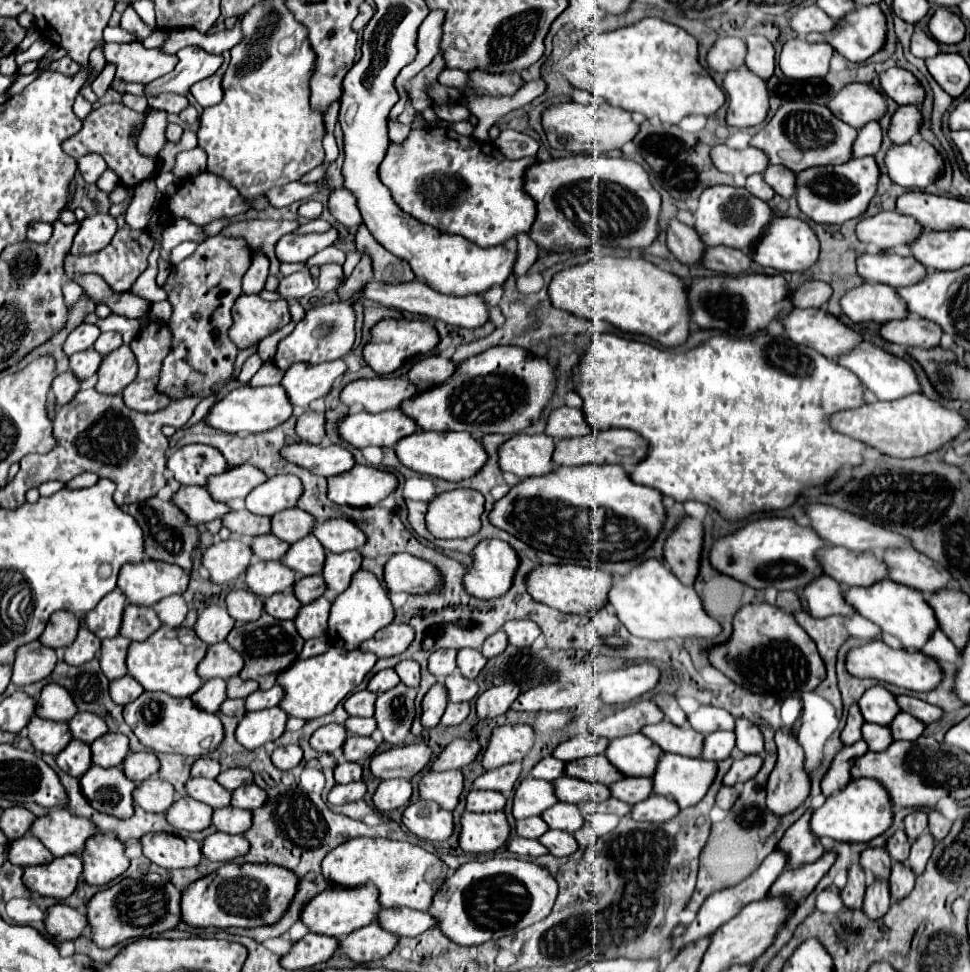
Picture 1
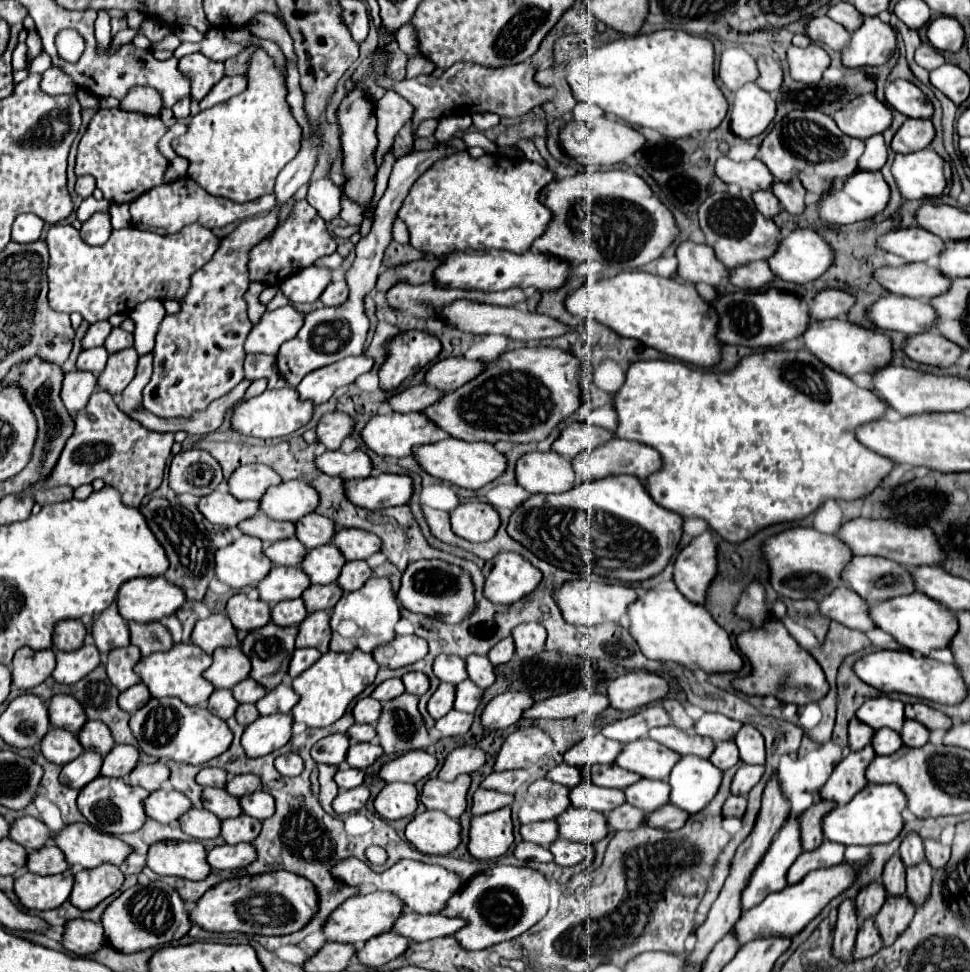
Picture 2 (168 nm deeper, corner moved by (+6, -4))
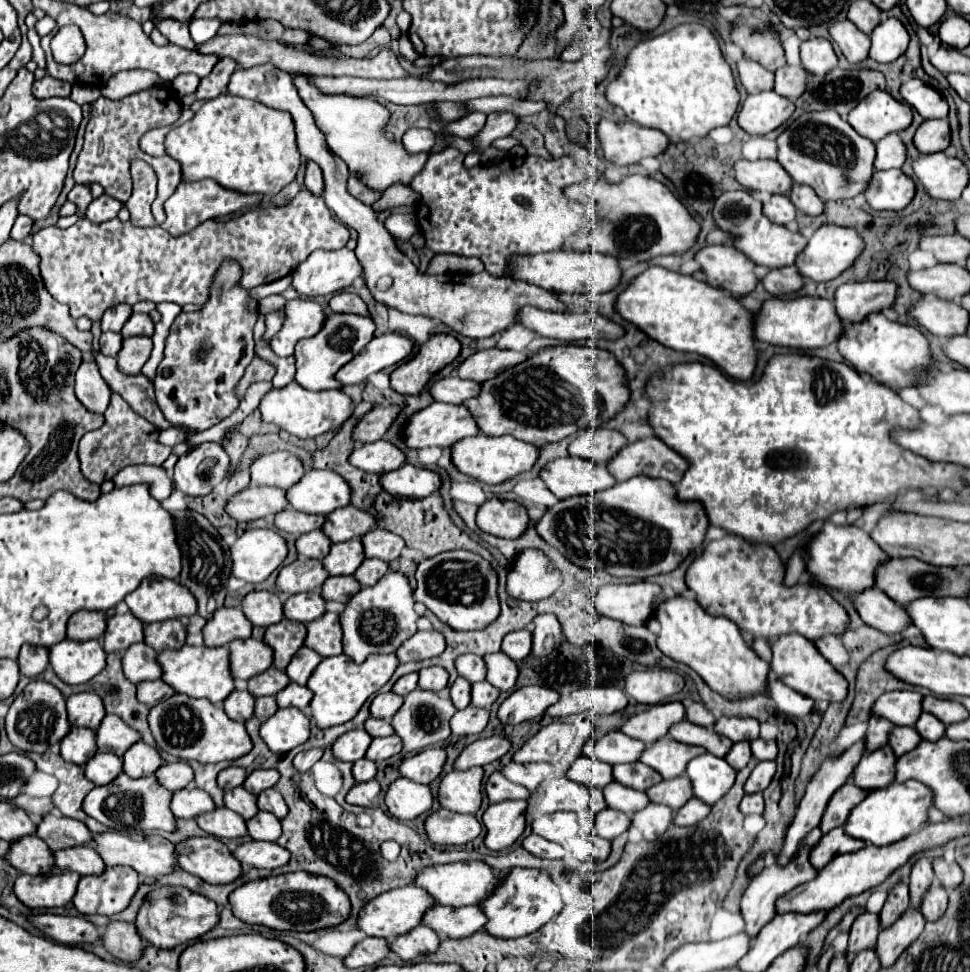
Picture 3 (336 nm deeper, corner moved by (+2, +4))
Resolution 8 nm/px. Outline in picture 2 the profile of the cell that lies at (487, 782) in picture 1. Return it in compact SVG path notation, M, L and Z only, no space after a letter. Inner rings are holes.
M507 770L507 772L491 772L481 782L481 786L491 788L491 790L501 790L501 792L507 792L507 794L515 794L527 782L529 782L527 770Z

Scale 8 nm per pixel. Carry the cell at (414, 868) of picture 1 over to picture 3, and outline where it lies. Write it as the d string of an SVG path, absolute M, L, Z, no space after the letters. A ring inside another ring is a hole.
M453 862L453 864L435 864L421 868L415 876L415 886L427 890L431 898L441 906L469 906L479 904L499 882L499 874L493 872L485 862Z

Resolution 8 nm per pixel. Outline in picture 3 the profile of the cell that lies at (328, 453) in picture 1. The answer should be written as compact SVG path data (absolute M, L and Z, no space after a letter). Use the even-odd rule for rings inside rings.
M385 440L357 446L349 456L349 464L371 474L391 472L399 468L403 462L405 462L405 454Z

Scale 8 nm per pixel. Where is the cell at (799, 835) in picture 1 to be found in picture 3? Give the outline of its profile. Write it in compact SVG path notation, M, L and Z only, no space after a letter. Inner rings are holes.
M845 782L835 794L833 798L829 800L825 812L823 812L823 818L821 818L821 824L819 824L819 830L823 834L831 832L833 828L839 828L845 824L851 808L855 804L859 804L859 800L863 800L863 796L867 796L867 790L861 790L861 788L855 788L855 784L851 782Z

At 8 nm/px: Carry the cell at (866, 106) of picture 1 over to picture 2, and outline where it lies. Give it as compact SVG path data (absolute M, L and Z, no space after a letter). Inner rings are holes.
M873 94L851 100L851 104L847 104L847 108L841 108L833 118L841 132L859 140L883 134L893 122L891 108L879 102Z

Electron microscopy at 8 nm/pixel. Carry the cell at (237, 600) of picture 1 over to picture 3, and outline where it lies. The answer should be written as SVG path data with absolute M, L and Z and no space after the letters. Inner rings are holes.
M249 592L241 602L243 614L253 626L271 626L281 622L283 618L283 602L275 592Z

